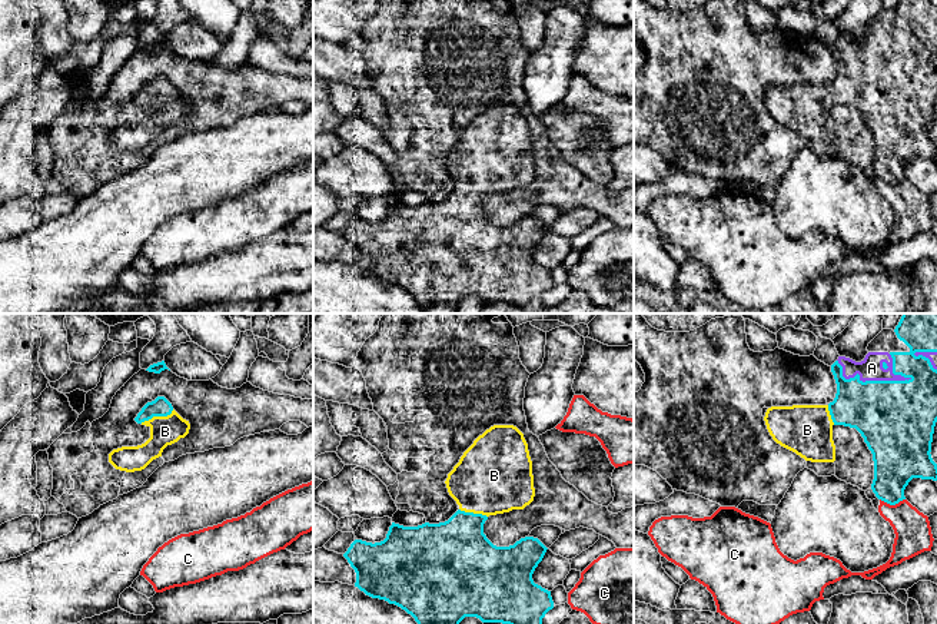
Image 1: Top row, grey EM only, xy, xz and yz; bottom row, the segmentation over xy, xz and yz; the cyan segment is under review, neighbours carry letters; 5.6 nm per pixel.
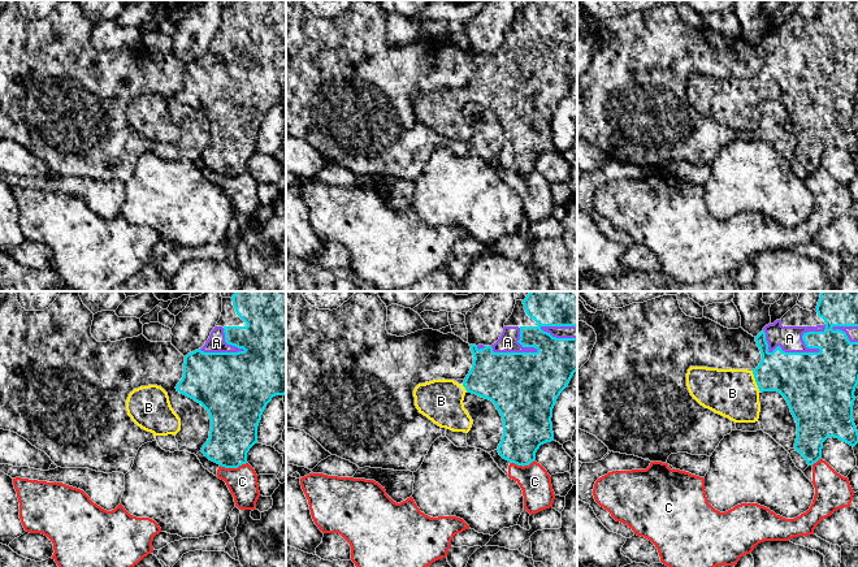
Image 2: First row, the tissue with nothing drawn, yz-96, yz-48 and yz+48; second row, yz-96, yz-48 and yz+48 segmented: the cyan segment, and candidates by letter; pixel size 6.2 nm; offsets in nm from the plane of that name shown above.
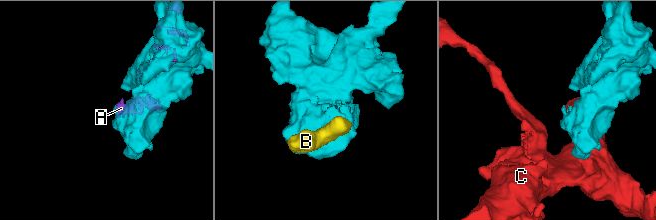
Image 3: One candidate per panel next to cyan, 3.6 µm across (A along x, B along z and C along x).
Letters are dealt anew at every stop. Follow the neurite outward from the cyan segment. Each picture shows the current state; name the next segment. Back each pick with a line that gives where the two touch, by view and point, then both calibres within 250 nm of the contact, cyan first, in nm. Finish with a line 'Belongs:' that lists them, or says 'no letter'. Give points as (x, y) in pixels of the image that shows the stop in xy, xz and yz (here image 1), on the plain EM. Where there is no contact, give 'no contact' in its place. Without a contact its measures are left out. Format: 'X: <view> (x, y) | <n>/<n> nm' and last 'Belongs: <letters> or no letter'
A: yz (869, 60) | 420/130 nm
B: xy (156, 95) | 110/160 nm
Belongs: A, B

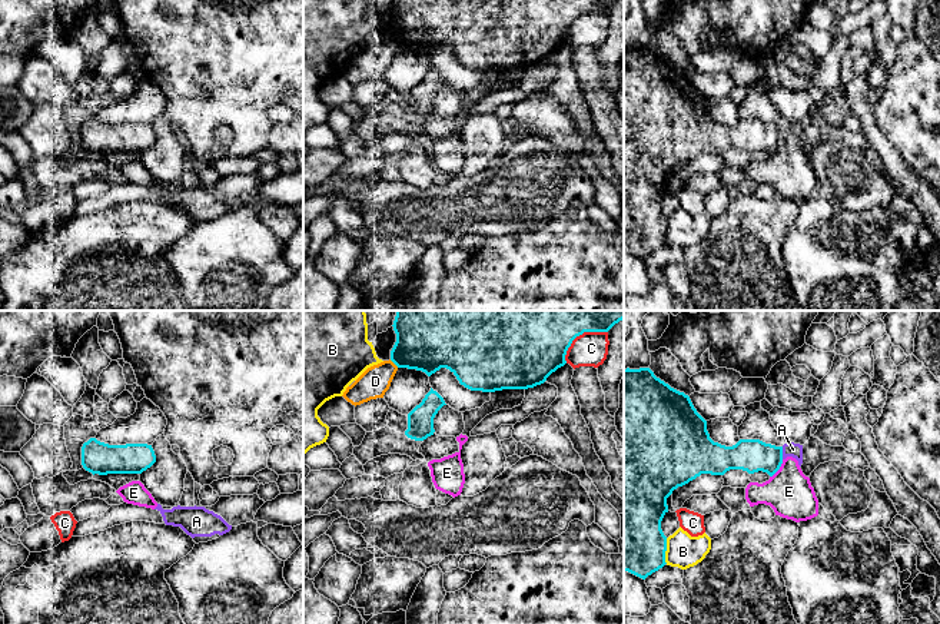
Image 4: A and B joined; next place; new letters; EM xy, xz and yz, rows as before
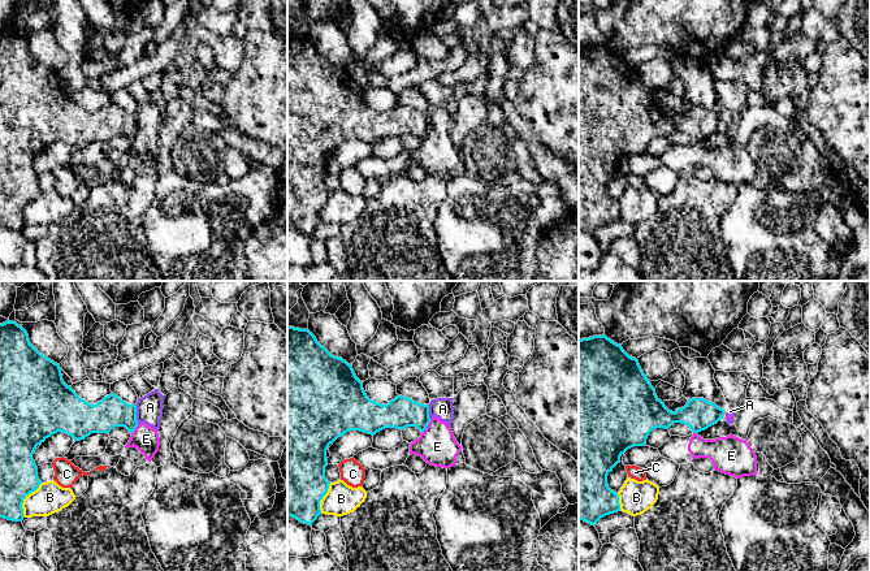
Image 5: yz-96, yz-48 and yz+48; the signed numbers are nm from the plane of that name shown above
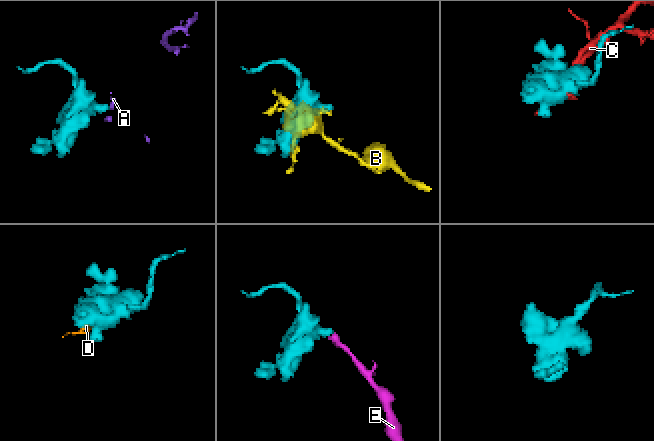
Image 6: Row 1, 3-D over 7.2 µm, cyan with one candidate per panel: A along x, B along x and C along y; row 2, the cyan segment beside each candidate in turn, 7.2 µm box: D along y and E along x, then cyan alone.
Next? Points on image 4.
Belongs: no letter

